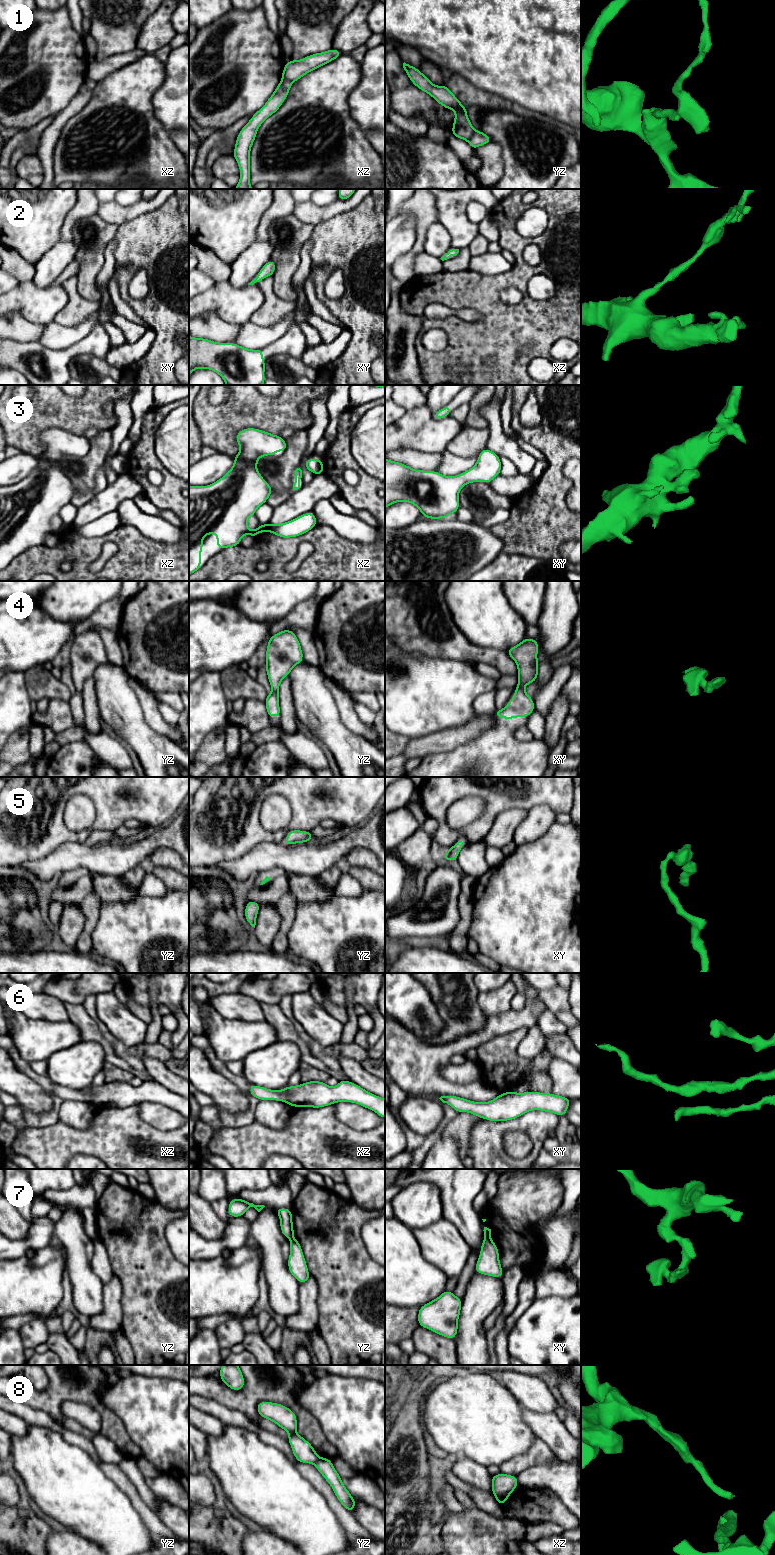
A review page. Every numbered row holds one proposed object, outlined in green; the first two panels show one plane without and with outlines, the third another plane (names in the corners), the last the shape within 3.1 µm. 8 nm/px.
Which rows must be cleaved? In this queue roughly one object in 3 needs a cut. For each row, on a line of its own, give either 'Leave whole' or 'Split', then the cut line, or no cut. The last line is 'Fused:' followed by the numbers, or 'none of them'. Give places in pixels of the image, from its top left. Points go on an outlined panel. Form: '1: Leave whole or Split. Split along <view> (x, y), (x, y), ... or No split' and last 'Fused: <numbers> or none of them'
1: Split. Split along xz (282, 76), (291, 82)
2: Leave whole. No split
3: Leave whole. No split
4: Leave whole. No split
5: Leave whole. No split
6: Leave whole. No split
7: Split. Split along xy (485, 1236), (490, 1239)
8: Split. Split along xz (509, 1492), (494, 1495)
Fused: 1, 7, 8

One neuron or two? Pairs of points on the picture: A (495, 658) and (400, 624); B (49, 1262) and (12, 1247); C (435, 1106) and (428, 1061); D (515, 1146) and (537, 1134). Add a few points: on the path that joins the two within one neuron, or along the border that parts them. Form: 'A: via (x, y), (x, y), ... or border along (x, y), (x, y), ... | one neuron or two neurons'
A: via (471, 653), (449, 642), (432, 640), (424, 634) | one neuron
B: border along (47, 1246), (36, 1251) | two neurons
C: border along (411, 1095), (428, 1095), (438, 1099) | two neurons
D: border along (507, 1130), (529, 1137), (522, 1158) | two neurons

